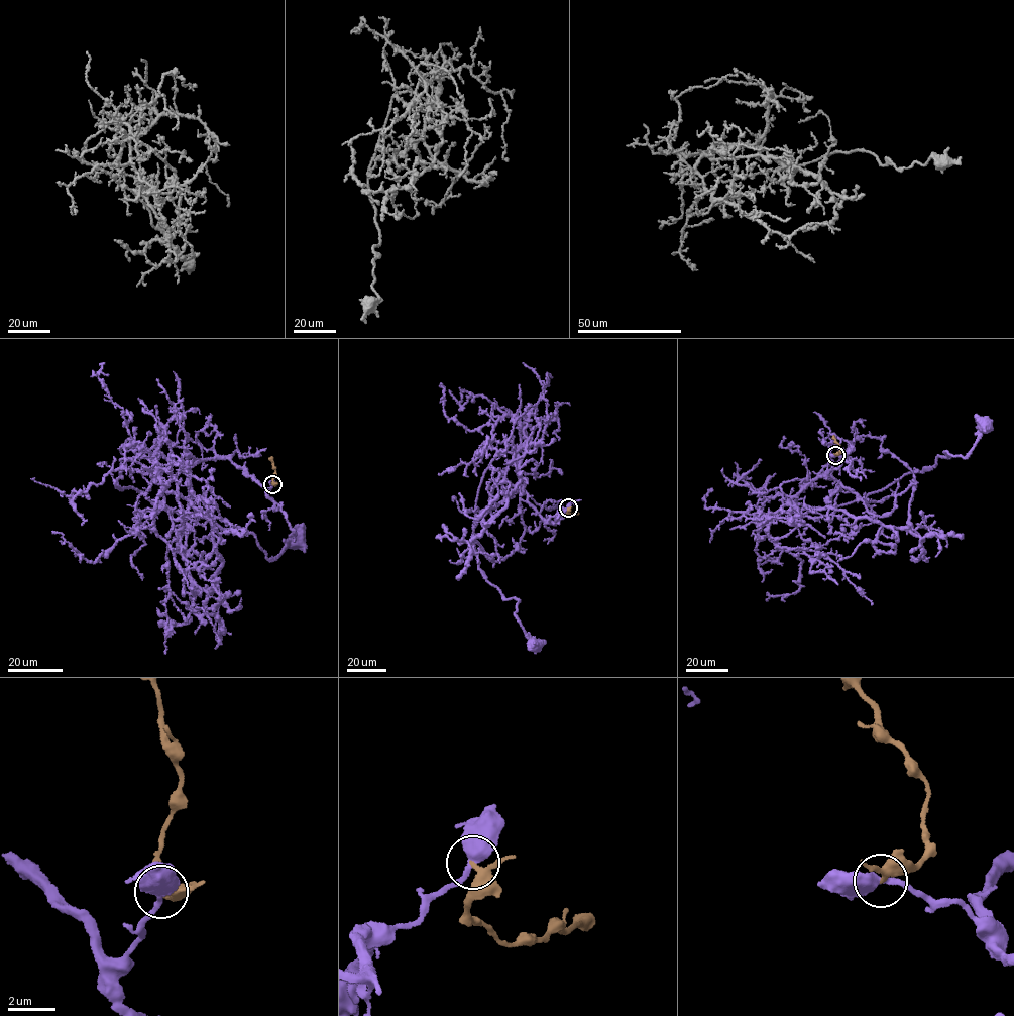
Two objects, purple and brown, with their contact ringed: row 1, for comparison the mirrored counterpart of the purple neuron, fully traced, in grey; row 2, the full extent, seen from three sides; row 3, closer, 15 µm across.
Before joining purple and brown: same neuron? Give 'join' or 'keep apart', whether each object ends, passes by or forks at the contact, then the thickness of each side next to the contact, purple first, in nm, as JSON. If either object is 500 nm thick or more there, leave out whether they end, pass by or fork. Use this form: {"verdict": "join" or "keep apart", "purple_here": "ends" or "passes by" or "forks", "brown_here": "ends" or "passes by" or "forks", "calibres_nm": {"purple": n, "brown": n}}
{"verdict": "keep apart", "purple_here": "passes by", "brown_here": "passes by", "calibres_nm": {"purple": 480, "brown": 220}}

